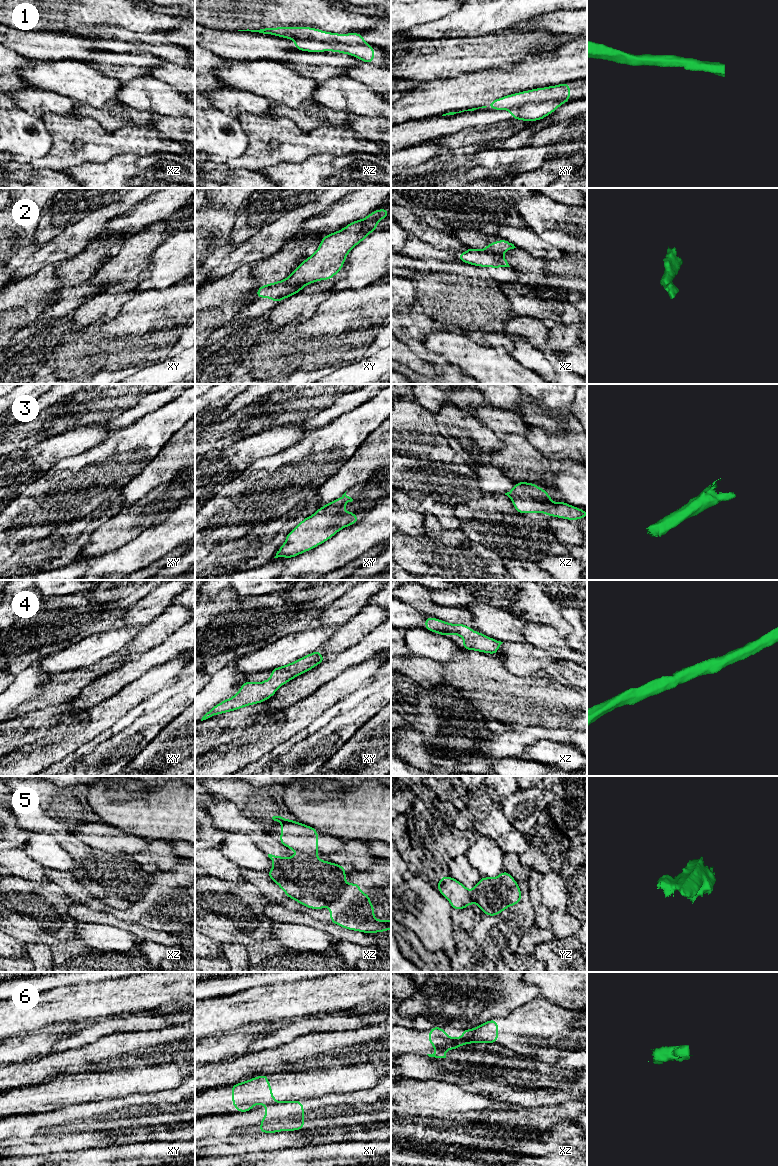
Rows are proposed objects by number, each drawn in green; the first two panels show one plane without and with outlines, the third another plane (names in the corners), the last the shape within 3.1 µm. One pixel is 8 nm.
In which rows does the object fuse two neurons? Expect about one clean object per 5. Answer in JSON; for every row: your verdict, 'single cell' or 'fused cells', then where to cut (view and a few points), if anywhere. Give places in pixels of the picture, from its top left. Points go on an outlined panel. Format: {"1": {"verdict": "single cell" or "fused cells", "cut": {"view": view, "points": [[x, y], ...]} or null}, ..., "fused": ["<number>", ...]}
{"1": {"verdict": "single cell", "cut": null}, "2": {"verdict": "fused cells", "cut": {"view": "xz", "points": [[482, 250], [488, 253], [500, 254]]}}, "3": {"verdict": "single cell", "cut": null}, "4": {"verdict": "single cell", "cut": null}, "5": {"verdict": "fused cells", "cut": {"view": "xz", "points": [[298, 852], [315, 856]]}}, "6": {"verdict": "fused cells", "cut": {"view": "xz", "points": [[473, 1029], [470, 1035], [472, 1042]]}}, "fused": ["2", "5", "6"]}

